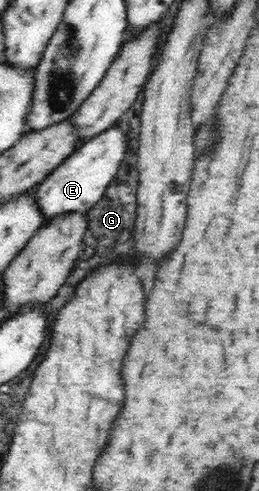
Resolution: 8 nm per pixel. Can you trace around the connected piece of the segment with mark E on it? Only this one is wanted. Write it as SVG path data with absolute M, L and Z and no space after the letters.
M116 123L103 134L81 143L59 167L55 167L47 179L34 189L35 202L45 222L67 213L86 213L87 209L92 209L113 181L128 145L129 138L125 130Z

